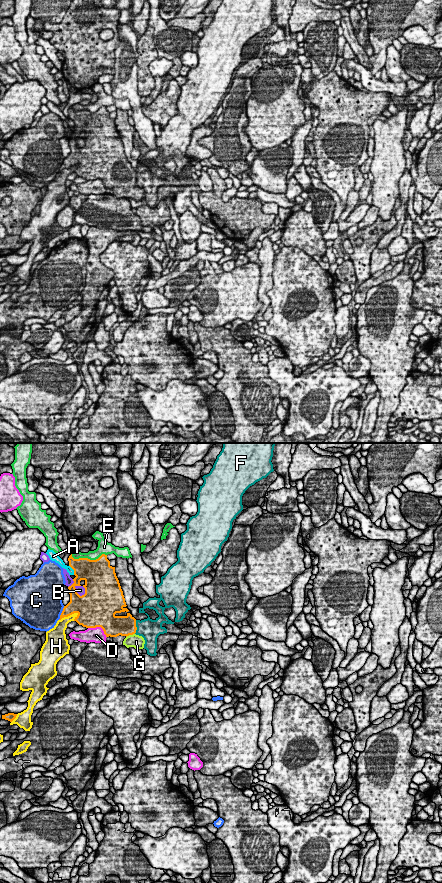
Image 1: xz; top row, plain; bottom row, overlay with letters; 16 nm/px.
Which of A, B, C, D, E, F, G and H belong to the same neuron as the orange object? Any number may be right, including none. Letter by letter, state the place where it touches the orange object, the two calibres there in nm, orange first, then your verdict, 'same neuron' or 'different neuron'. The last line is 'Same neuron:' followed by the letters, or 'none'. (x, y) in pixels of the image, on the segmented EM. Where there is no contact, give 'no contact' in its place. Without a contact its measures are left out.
A: xz (73, 569) | 360/100 nm | different neuron
B: xz (77, 593) | 380/130 nm | different neuron
C: xz (61, 613) | 220/480 nm | different neuron
D: xz (99, 626) | 500/240 nm | different neuron
E: xz (88, 559) | 420/160 nm | different neuron
F: xz (136, 627) | 320/340 nm | different neuron
G: xz (130, 634) | 320/220 nm | same neuron
H: xz (68, 615) | 280/190 nm | different neuron
Same neuron: G

